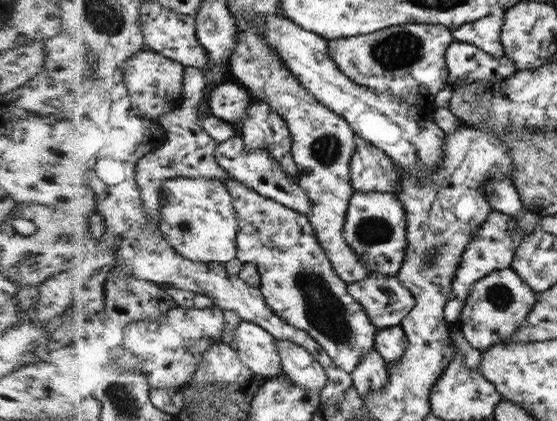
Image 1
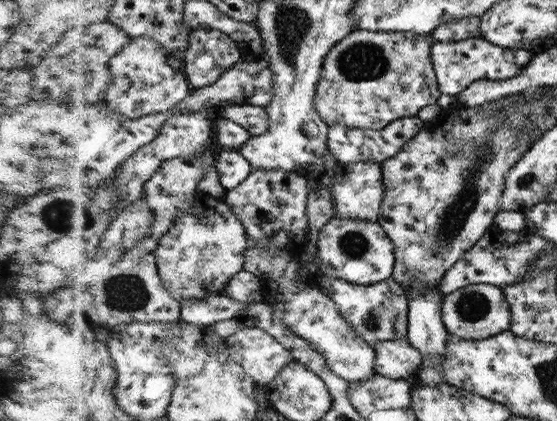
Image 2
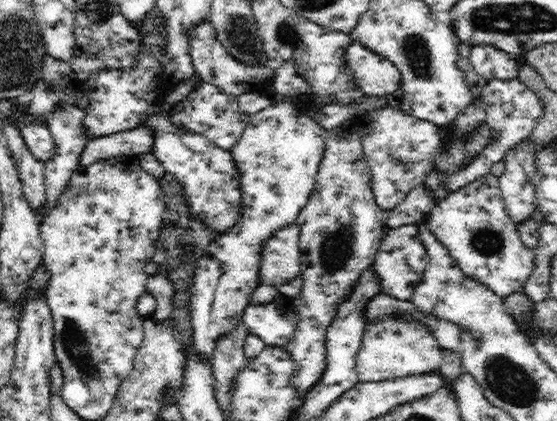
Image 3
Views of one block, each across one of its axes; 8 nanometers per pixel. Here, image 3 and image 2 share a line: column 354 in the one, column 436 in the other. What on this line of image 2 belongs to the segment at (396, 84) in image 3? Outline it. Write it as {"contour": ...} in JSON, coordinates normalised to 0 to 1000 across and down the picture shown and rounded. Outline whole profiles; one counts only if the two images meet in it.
{"contour":[[[865,88],[808,100],[781,100],[772,112],[772,143],[792,223],[820,228],[855,190],[908,190],[935,173],[961,128],[937,116],[901,114]]]}

